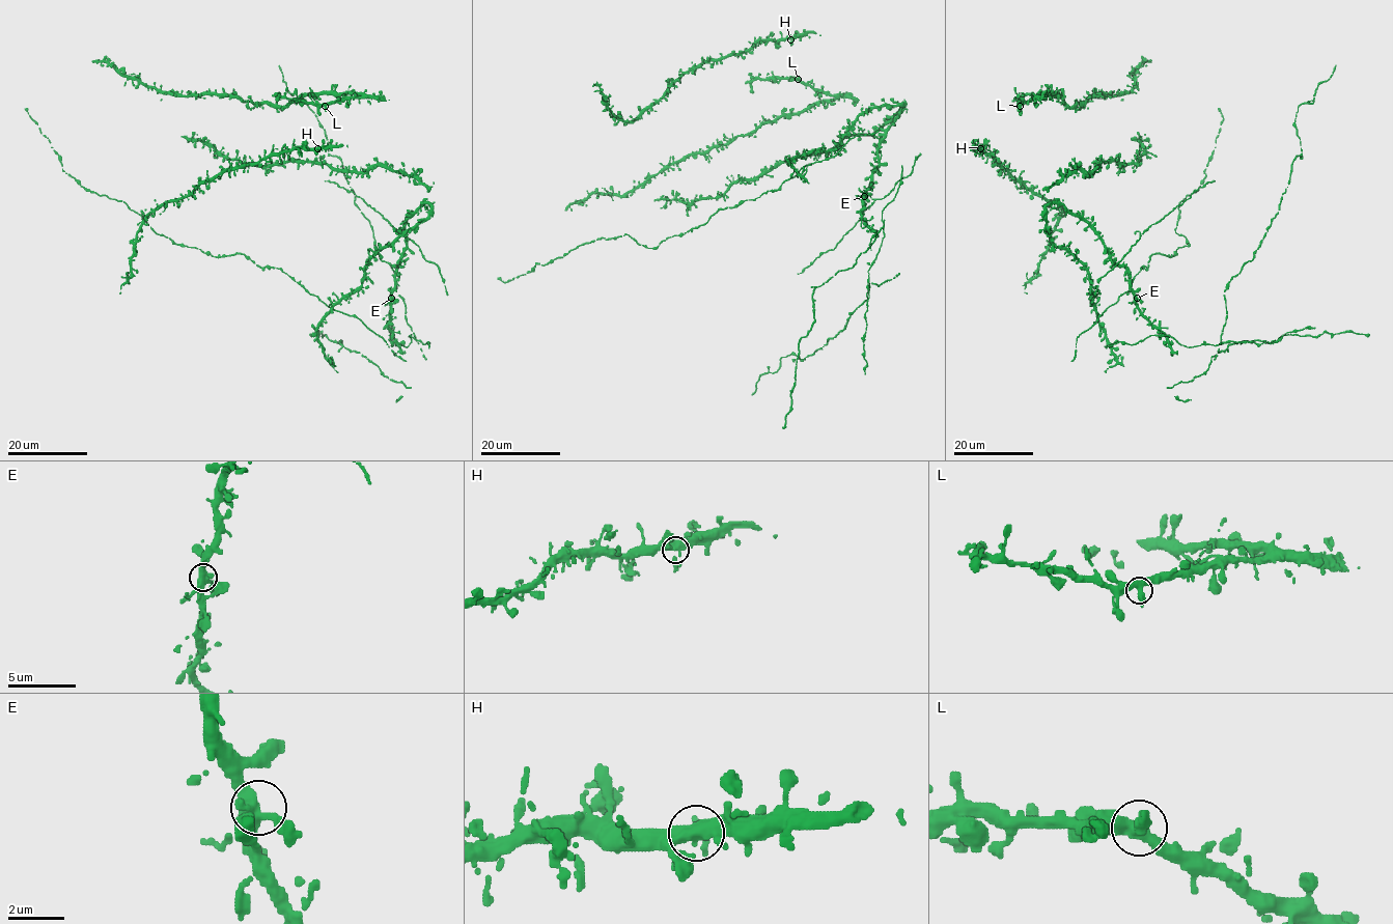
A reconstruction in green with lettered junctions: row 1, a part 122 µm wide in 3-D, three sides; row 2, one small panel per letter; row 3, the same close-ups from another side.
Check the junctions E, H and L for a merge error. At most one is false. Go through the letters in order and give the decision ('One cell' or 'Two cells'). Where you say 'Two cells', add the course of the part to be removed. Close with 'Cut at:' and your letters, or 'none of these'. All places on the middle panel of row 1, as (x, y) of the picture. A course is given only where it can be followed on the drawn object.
E: One cell
H: One cell
L: One cell
Cut at: none of these

